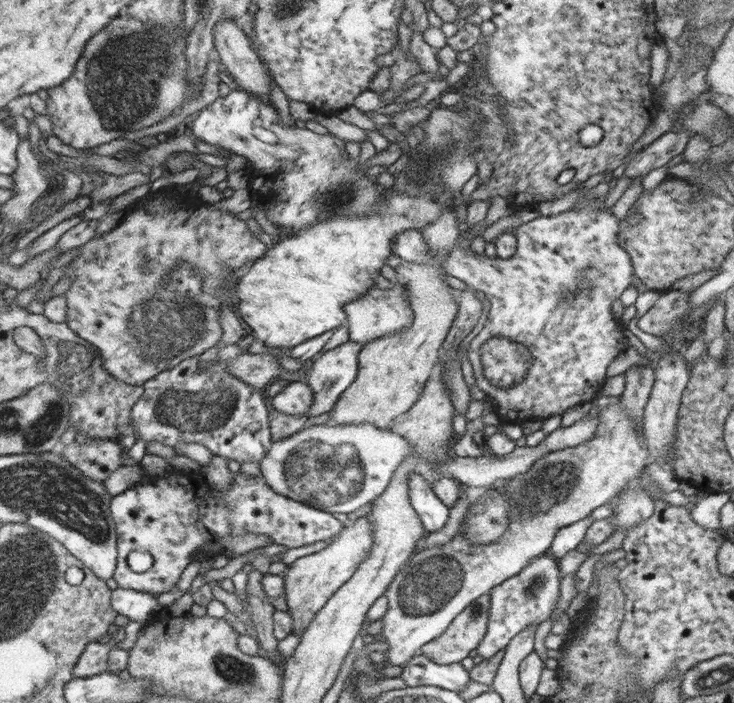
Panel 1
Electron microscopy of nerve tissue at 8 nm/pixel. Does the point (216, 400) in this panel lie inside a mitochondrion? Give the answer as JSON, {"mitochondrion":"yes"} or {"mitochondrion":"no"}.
{"mitochondrion":"yes"}

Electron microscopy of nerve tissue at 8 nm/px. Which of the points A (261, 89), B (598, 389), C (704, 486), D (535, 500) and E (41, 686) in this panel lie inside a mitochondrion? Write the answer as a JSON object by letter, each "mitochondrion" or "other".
{"A":"other","B":"other","C":"other","D":"mitochondrion","E":"mitochondrion"}

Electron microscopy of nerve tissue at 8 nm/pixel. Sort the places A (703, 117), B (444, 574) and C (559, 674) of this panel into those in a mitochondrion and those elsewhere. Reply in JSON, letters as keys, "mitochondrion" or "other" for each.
{"A":"mitochondrion","B":"mitochondrion","C":"other"}

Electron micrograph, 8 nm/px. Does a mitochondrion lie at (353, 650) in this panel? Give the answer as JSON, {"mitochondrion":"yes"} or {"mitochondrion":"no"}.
{"mitochondrion":"no"}

